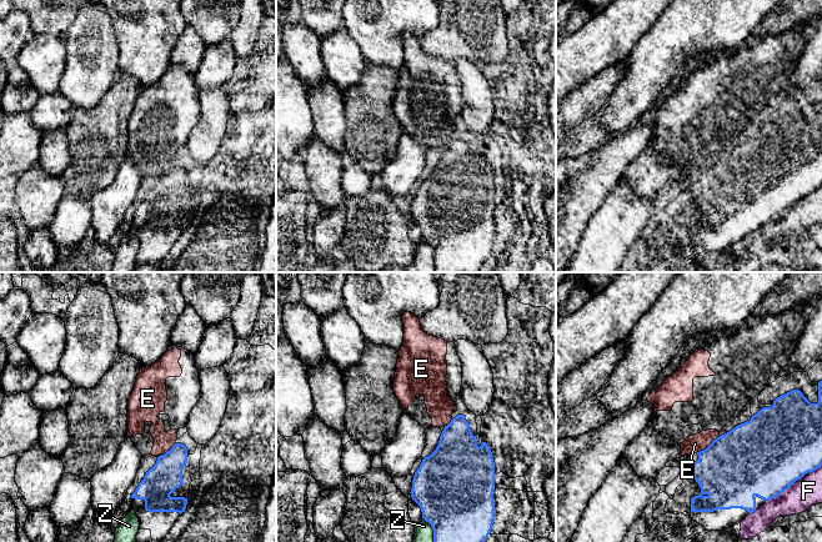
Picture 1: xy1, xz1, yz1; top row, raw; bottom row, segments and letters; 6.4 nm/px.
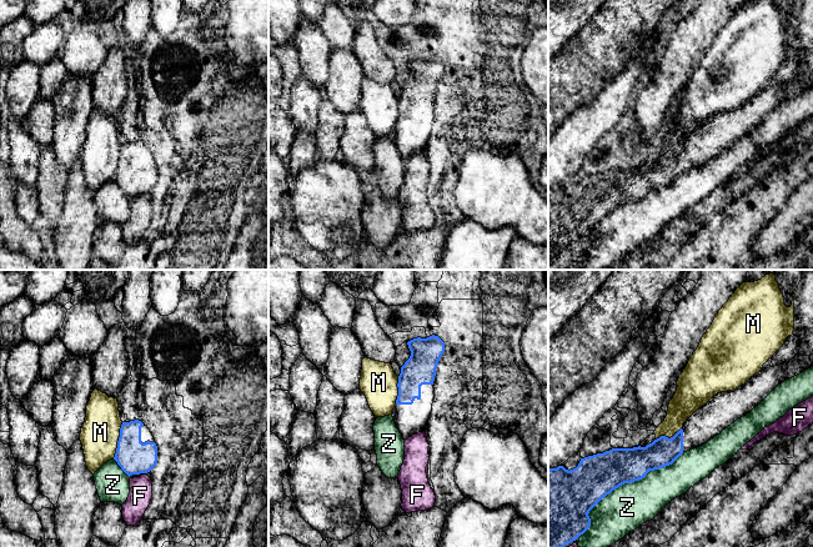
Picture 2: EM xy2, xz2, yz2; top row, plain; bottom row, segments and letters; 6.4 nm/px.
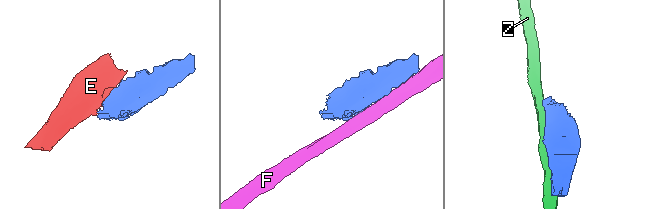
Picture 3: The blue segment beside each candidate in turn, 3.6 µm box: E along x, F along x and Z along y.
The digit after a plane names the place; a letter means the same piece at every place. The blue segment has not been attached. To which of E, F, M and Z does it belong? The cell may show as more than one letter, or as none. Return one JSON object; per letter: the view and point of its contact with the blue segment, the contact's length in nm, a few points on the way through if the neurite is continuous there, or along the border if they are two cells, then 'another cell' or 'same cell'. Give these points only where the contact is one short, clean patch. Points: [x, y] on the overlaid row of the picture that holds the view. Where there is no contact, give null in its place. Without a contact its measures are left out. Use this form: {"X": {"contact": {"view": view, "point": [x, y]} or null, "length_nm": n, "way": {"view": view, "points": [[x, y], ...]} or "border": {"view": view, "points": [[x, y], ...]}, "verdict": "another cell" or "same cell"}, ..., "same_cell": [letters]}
{"E": {"contact": {"view": "yz1", "point": [708, 446]}, "length_nm": 190, "verdict": "another cell"}, "F": {"contact": {"view": "yz1", "point": [780, 493]}, "length_nm": 220, "verdict": "another cell"}, "M": {"contact": {"view": "xy2", "point": [119, 440]}, "length_nm": 240, "border": {"view": "xy2", "points": [[123, 422], [119, 430], [116, 452], [113, 457]]}, "verdict": "another cell"}, "Z": {"contact": {"view": "yz2", "point": [623, 483]}, "length_nm": 850, "verdict": "another cell"}, "same_cell": []}

